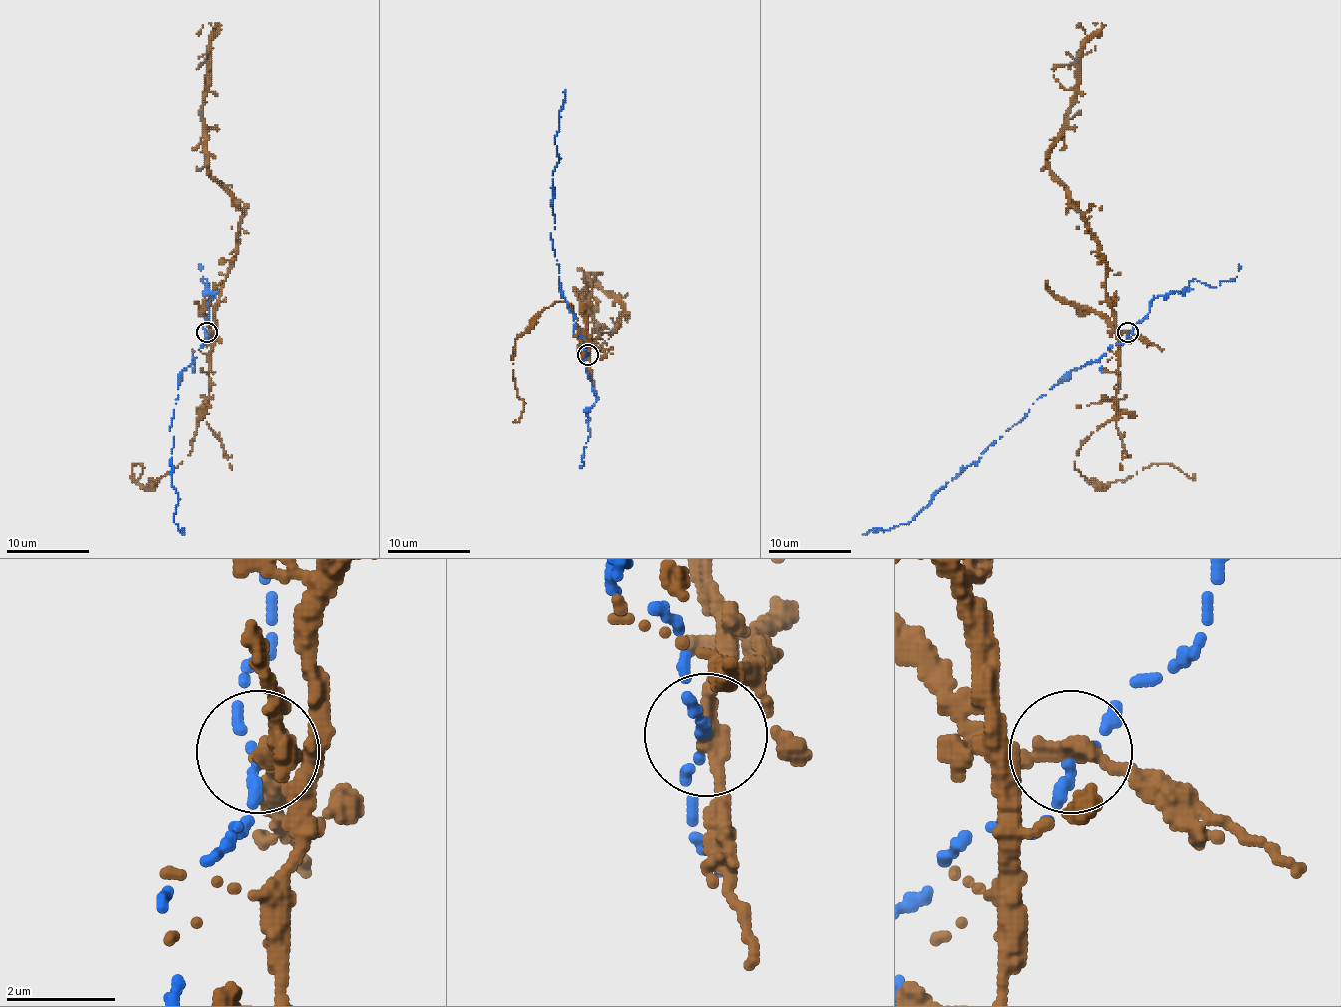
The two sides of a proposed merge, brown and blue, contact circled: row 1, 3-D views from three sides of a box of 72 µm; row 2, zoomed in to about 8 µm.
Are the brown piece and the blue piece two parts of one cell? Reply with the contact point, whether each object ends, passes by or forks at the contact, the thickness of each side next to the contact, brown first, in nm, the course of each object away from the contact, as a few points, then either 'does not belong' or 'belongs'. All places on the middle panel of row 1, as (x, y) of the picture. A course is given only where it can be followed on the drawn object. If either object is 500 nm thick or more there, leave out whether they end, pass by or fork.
at (587, 355); brown passes by; blue passes by; 280 nm thick on the brown side, 160 nm on the other; brown runs (588, 355), (588, 347), (602, 333), (611, 333), (623, 312), (588, 274), (584, 297), (592, 322), (579, 328); blue runs (588, 355), (573, 333), (550, 237), (554, 137), (565, 89); does not belong

